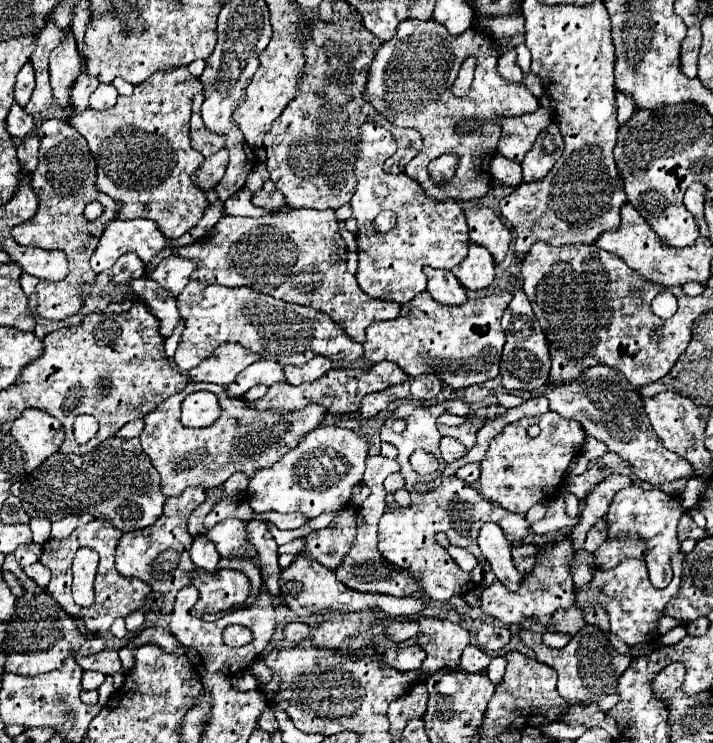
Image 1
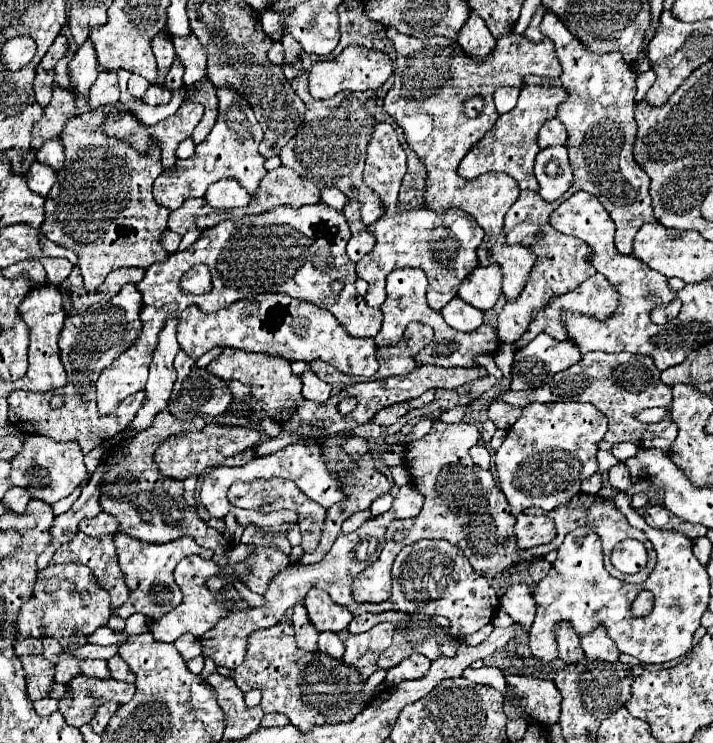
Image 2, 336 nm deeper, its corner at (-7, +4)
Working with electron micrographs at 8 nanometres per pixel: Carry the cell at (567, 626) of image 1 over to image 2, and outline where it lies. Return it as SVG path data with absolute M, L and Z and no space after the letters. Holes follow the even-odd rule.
M600 625L592 629L588 635L580 637L582 649L588 659L600 659L600 661L618 661L618 649L612 645L612 639L608 639L606 629Z

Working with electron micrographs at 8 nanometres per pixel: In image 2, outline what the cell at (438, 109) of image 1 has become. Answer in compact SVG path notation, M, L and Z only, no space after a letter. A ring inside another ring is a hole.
M388 27L386 33L392 39L398 57L394 85L384 97L384 109L404 129L408 147L426 165L426 207L438 213L460 207L470 213L488 235L498 235L506 211L518 199L520 189L516 187L516 181L508 173L486 173L484 179L462 179L456 169L468 149L476 145L500 117L494 107L496 89L504 85L524 87L526 75L560 75L560 63L556 61L552 41L542 39L540 43L534 43L524 35L510 33L496 41L492 53L474 61L462 51L458 41L448 37L418 39L414 35L396 33L392 27ZM474 95L484 97L484 111L476 119L468 119L464 115L464 101Z

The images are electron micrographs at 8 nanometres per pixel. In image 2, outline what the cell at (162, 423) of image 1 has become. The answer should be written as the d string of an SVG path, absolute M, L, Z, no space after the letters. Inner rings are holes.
M206 423L202 431L196 433L184 433L184 435L174 435L162 441L162 445L156 449L154 463L160 473L172 479L184 481L186 477L202 475L206 467L220 467L224 459L242 453L250 447L256 447L260 443L260 435L256 429L250 427L232 427L232 425L220 425L220 423Z

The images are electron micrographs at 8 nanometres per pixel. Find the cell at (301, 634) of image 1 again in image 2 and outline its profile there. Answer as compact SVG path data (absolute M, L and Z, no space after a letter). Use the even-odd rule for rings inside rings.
M332 631L320 633L320 637L318 637L318 649L322 653L332 655L332 657L342 657L344 655L344 643L342 643L342 639L340 639L338 633L332 633Z

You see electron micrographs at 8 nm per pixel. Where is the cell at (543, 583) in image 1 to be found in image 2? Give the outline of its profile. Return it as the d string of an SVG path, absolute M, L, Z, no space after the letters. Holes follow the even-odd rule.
M568 621L556 625L556 645L558 645L558 657L566 663L576 663L578 659L584 657L580 639Z

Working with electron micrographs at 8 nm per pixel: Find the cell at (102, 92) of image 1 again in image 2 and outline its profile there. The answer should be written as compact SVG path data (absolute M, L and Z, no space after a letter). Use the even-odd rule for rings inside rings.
M100 71L98 79L88 91L88 103L92 109L98 109L108 103L118 103L120 89L118 89L118 77L114 71Z

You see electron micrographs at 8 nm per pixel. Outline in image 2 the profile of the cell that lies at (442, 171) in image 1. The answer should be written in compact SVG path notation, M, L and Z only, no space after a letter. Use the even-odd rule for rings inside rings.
M542 85L522 87L516 107L500 115L494 127L466 153L466 157L458 165L458 175L464 179L474 179L488 171L504 171L512 179L516 179L520 189L538 191L538 181L532 171L534 159L540 151L540 147L536 145L536 133L540 125L544 125L544 121L556 117L556 107L564 101L564 97L566 97L564 89L556 87L542 87Z

